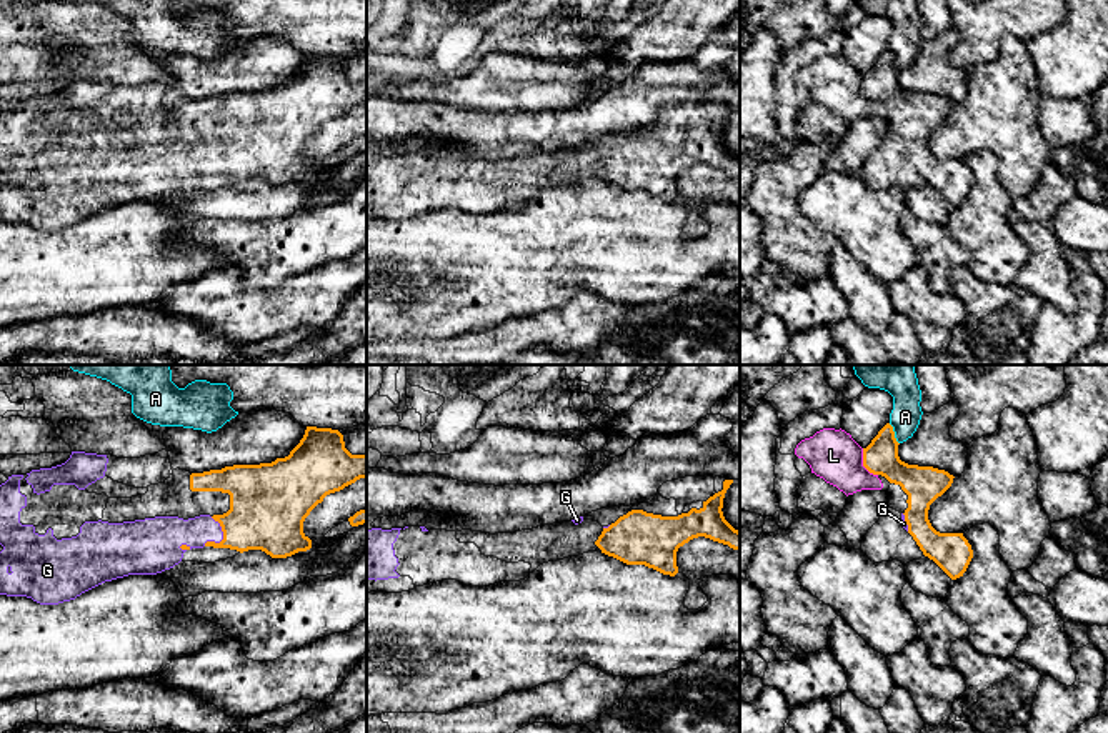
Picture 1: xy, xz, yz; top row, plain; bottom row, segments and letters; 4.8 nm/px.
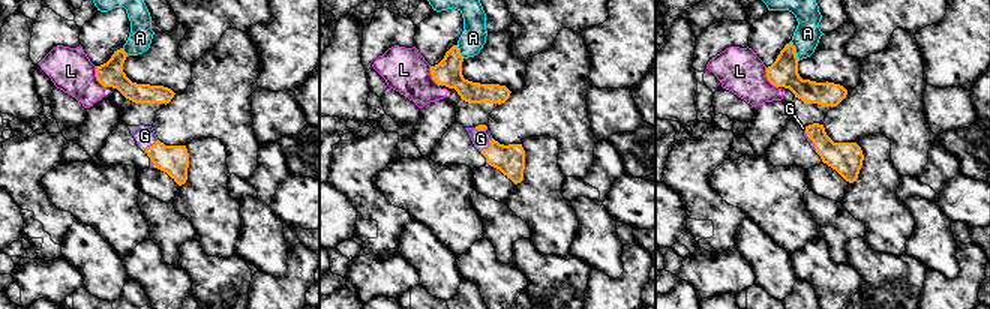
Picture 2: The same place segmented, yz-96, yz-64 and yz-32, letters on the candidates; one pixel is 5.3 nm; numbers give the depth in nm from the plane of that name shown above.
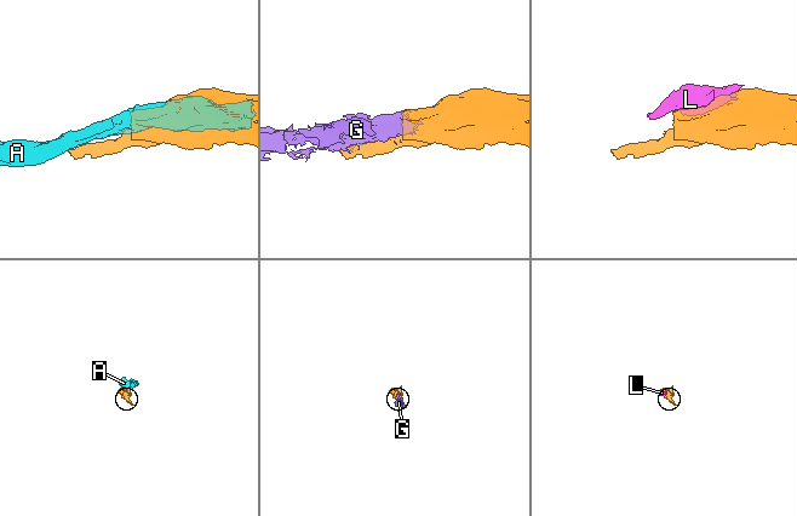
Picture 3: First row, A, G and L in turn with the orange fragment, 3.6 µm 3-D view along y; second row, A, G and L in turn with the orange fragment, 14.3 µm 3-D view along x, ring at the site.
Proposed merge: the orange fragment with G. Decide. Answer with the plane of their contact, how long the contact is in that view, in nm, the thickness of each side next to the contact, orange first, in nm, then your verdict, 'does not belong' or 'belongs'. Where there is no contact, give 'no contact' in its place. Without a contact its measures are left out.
xy | 150 nm | 360/160 nm | belongs

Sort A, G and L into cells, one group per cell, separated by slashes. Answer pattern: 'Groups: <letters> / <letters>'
Groups: A / G / L

